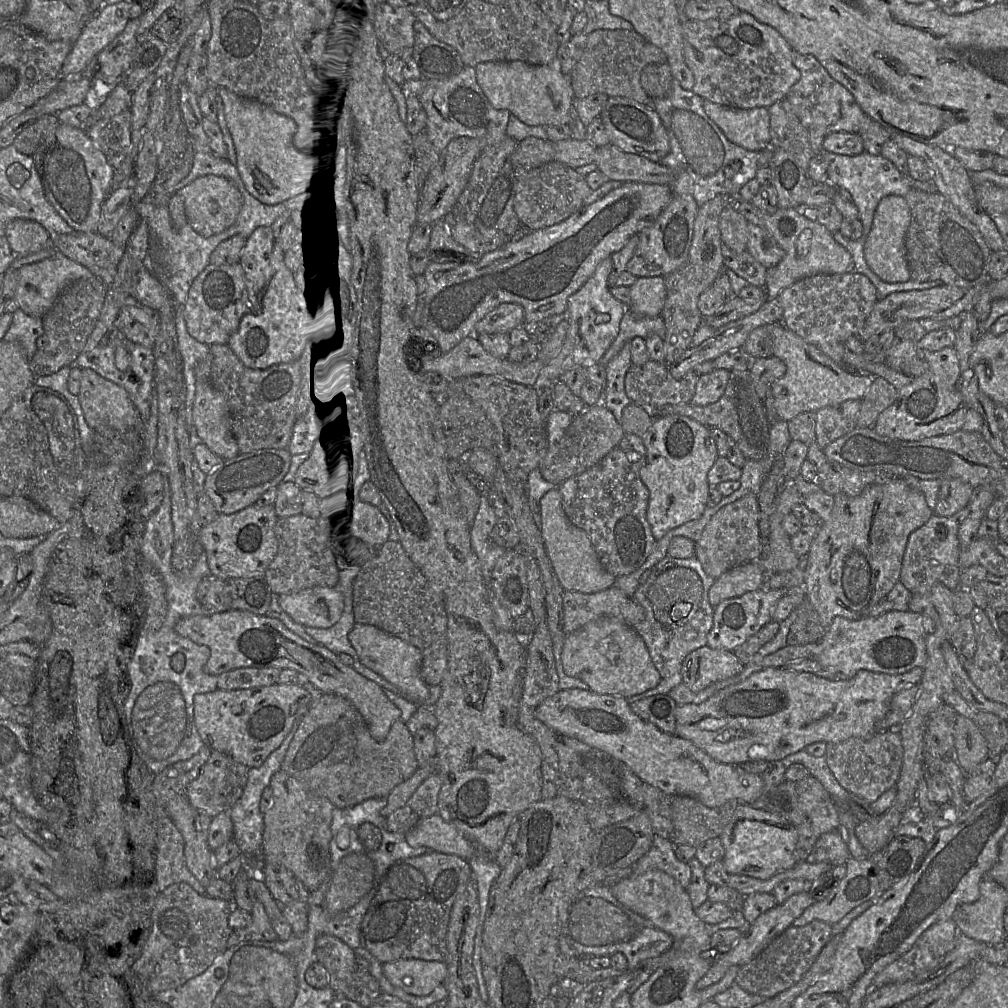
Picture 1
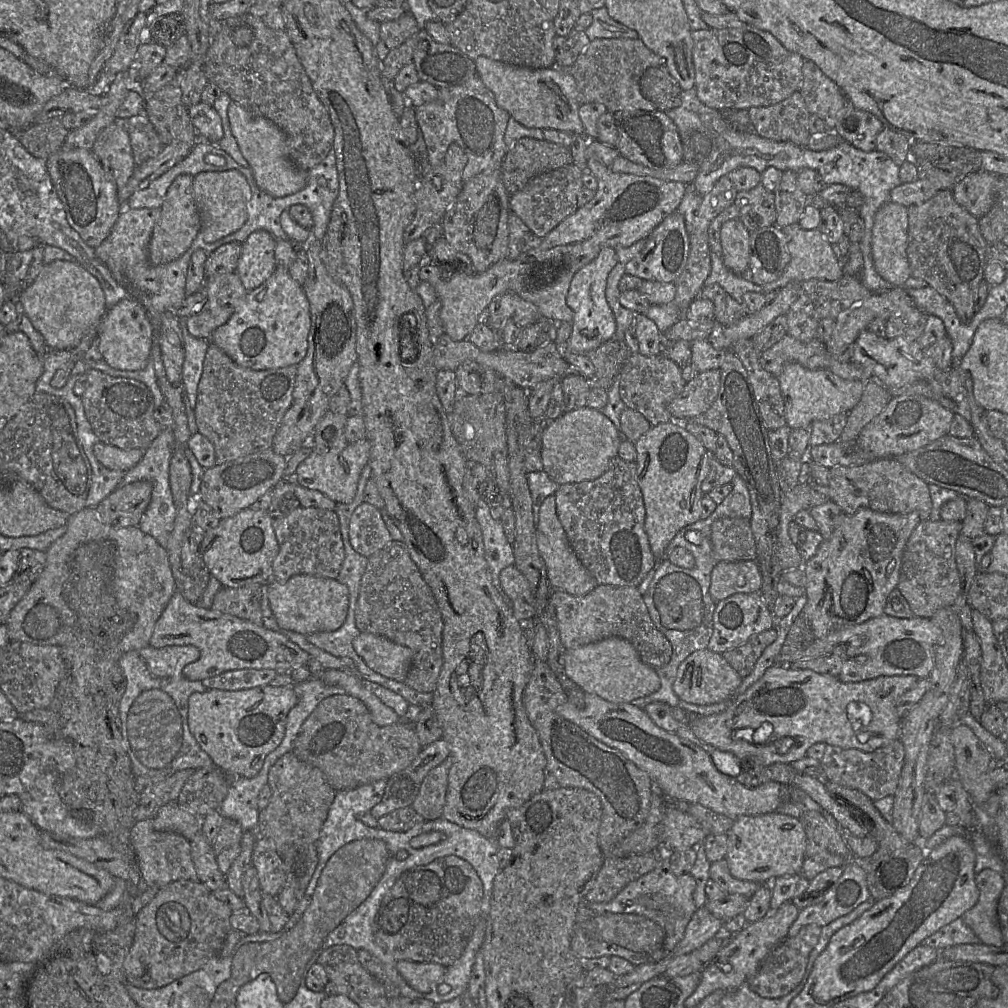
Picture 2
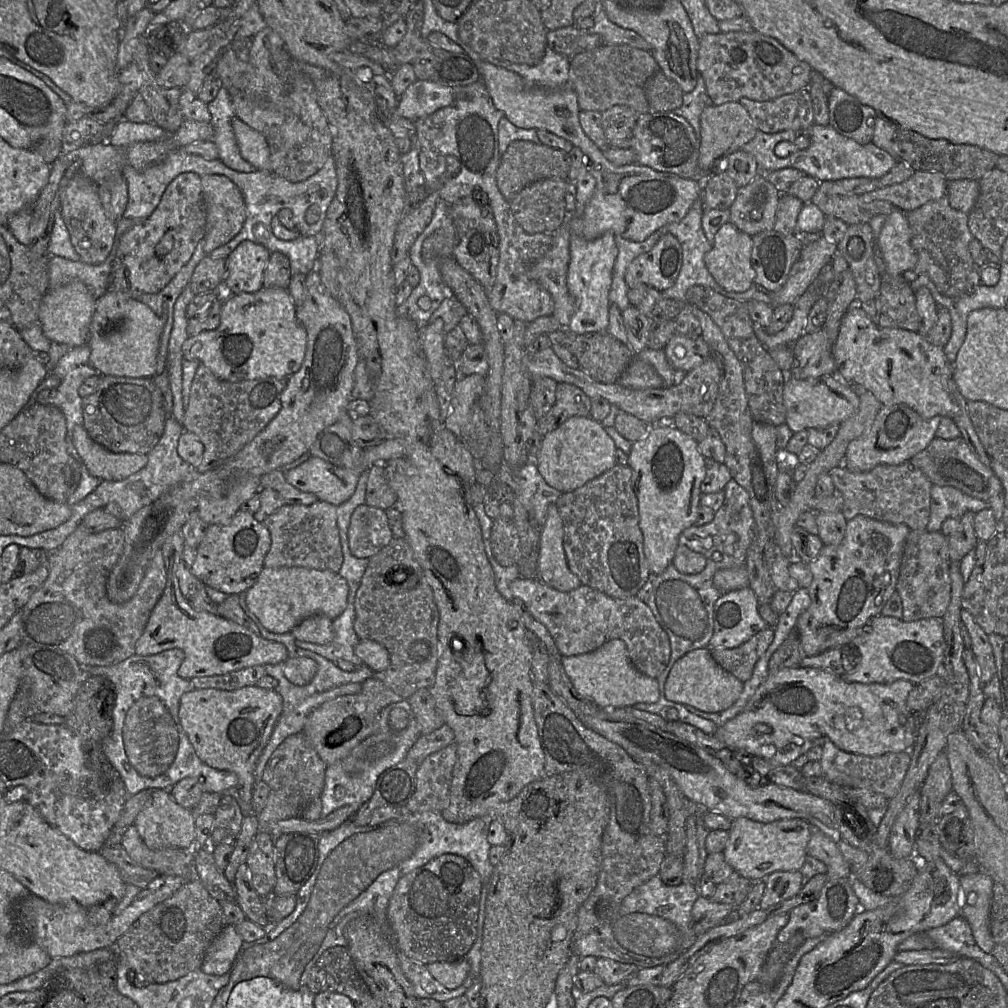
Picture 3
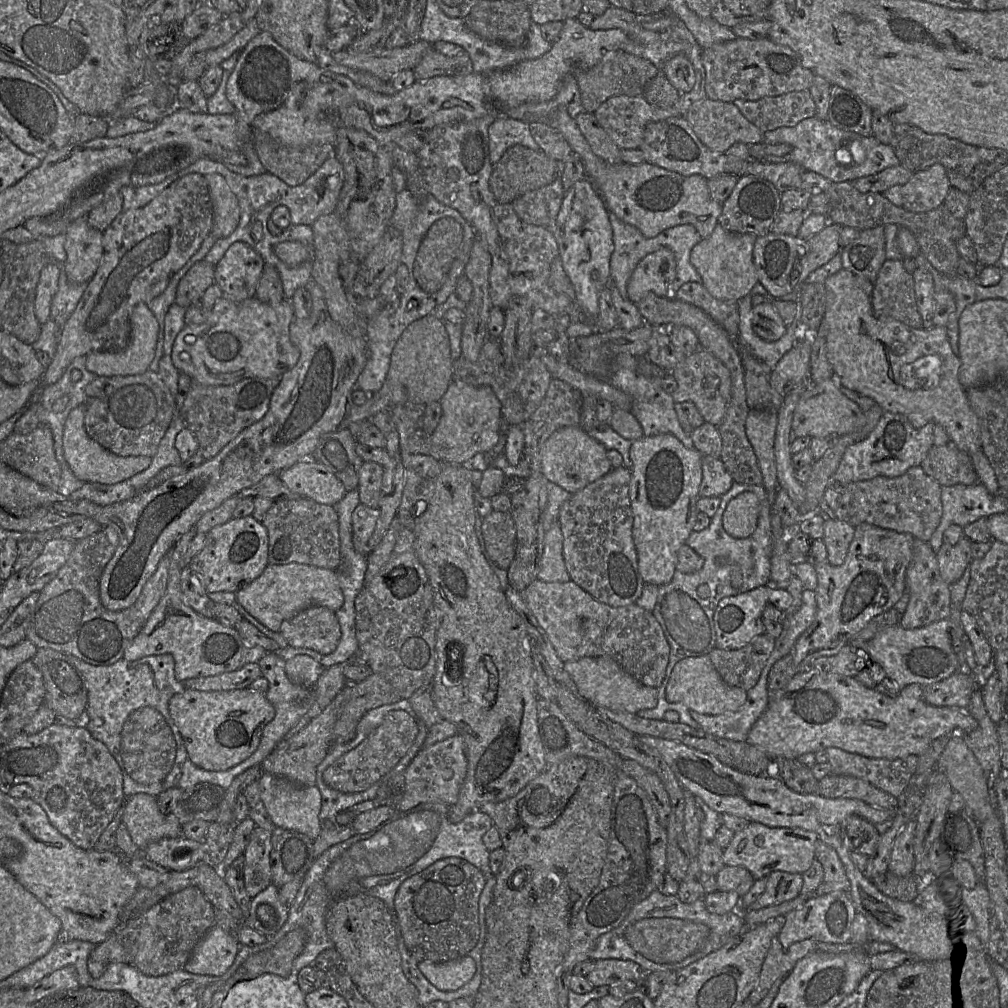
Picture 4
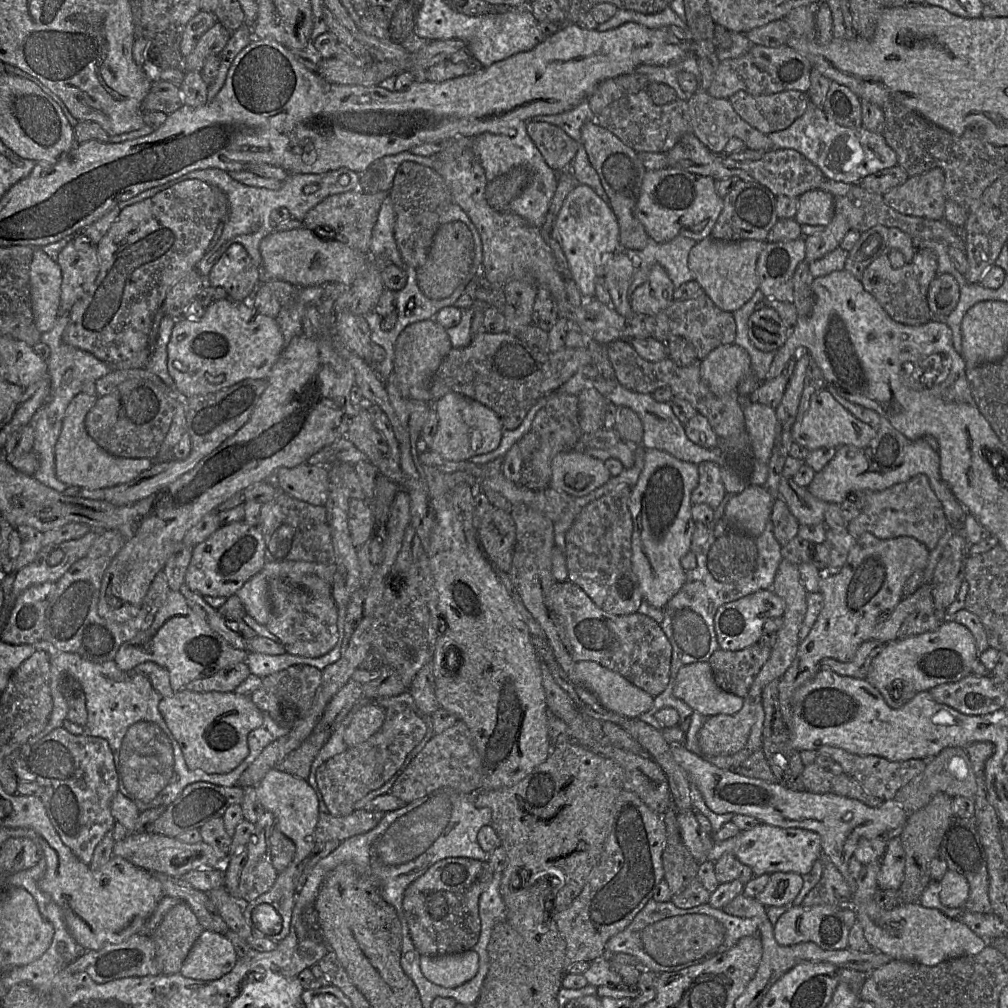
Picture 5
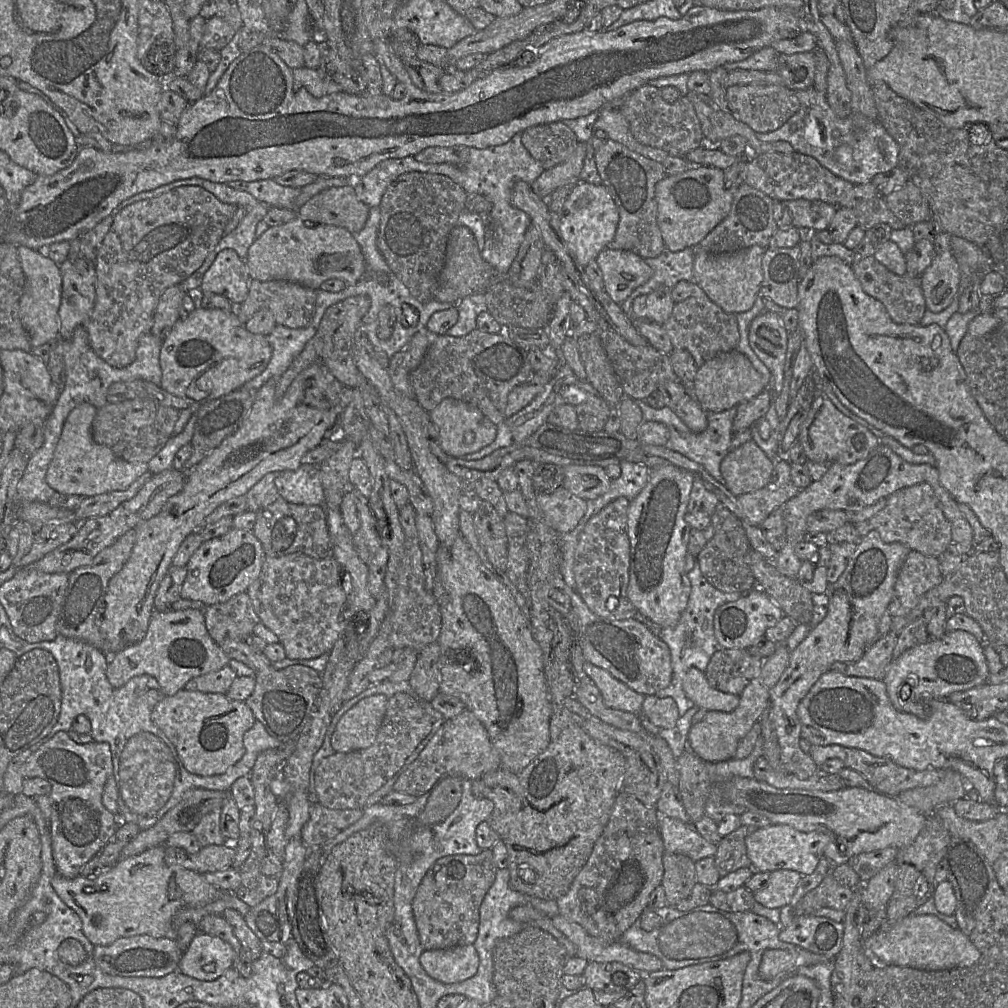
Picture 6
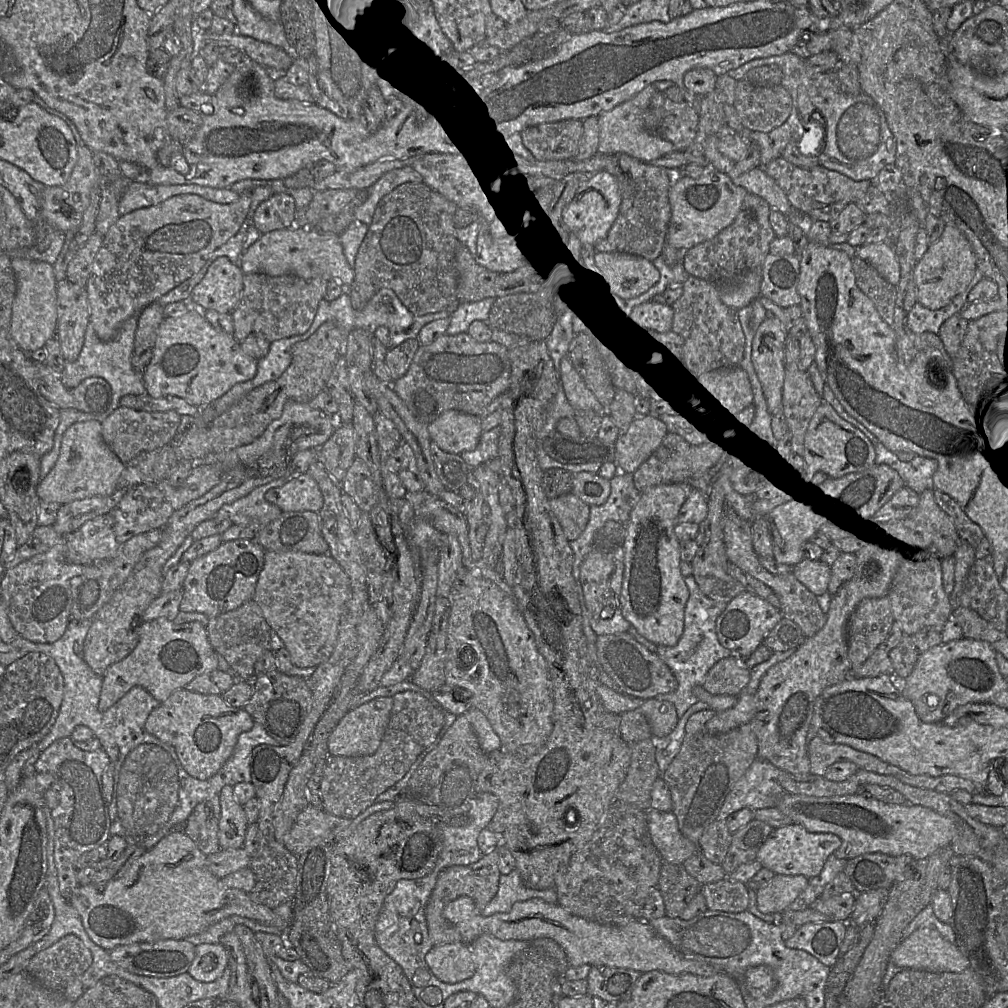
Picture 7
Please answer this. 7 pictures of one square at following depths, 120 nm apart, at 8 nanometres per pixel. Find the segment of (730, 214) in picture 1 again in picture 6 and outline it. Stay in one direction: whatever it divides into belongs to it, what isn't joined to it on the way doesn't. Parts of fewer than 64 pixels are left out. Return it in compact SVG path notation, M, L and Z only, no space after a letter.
M750 246L731 253L713 254L695 249L693 281L727 313L742 313L752 308L763 281L762 258L766 248Z

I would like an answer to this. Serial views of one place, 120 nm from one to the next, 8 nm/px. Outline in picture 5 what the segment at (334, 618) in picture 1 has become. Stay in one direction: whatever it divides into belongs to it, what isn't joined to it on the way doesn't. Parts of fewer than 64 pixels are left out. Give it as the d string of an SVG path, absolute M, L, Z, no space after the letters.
M261 570L235 593L242 601L246 613L263 625L267 624L271 617L269 586L269 580Z

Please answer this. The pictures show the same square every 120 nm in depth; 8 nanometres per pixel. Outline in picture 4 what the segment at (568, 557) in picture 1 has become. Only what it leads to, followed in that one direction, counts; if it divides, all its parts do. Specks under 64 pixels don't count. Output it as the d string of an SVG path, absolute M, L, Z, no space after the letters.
M558 520L545 532L537 578L544 582L571 580L564 562L563 534Z

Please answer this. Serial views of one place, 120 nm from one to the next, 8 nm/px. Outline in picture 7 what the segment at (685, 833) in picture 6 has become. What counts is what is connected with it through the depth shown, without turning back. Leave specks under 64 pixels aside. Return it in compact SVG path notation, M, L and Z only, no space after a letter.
M649 809L646 812L648 833L663 862L683 864L699 852L698 844L687 839L679 830L673 812Z

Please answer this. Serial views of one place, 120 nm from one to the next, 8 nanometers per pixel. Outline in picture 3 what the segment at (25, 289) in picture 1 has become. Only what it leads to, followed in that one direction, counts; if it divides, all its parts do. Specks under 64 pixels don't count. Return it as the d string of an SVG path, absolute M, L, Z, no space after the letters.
M79 280L71 281L58 288L48 289L41 300L38 315L44 335L50 341L71 347L79 347L88 343L96 300L87 286Z

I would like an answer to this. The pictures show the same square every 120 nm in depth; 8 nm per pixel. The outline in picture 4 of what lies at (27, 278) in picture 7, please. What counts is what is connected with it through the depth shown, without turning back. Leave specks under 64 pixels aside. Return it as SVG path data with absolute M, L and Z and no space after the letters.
M51 260L40 273L35 296L35 315L40 325L51 319L51 304L58 290L61 264Z

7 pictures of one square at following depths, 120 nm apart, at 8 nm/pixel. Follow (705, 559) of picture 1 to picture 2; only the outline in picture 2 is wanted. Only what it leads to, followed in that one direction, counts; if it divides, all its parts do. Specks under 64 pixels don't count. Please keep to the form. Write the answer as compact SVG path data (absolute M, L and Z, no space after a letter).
M717 519L711 525L711 543L713 556L718 562L756 561L757 547L750 519Z

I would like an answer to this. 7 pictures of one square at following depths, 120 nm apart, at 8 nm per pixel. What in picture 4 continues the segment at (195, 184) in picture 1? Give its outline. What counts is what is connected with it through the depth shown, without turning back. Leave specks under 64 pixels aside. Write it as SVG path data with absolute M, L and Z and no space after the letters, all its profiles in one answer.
M207 174L204 177L208 183L213 206L211 235L216 240L226 238L233 233L240 221L238 199L221 175Z

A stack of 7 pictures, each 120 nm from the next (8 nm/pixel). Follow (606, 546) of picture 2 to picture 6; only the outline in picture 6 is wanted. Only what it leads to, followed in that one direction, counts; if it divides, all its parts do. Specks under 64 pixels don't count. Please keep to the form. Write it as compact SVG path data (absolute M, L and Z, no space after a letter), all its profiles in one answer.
M623 496L618 497L593 515L580 533L574 553L576 591L593 614L611 620L634 618L637 612L627 597L630 565L627 535L629 502Z

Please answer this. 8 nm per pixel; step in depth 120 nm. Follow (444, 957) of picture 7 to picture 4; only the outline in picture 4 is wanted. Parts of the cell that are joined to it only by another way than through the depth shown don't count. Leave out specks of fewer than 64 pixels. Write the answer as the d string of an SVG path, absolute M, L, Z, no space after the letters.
M465 955L445 962L418 962L418 968L427 980L442 991L454 991L470 981L475 974L474 959Z

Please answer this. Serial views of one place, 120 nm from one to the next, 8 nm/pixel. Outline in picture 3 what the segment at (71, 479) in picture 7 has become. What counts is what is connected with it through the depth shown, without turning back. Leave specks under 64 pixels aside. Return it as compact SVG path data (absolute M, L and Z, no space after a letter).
M83 425L75 426L72 442L90 474L100 480L123 480L148 462L148 454L115 453L106 449L89 436Z

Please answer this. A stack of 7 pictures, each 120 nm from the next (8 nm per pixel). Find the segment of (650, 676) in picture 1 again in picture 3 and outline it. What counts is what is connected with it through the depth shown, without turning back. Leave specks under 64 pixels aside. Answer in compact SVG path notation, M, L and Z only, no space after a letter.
M611 639L594 651L575 656L562 656L562 666L576 691L593 701L600 709L630 708L637 703L652 704L659 699L656 678L635 668L629 659L627 647L621 639Z

